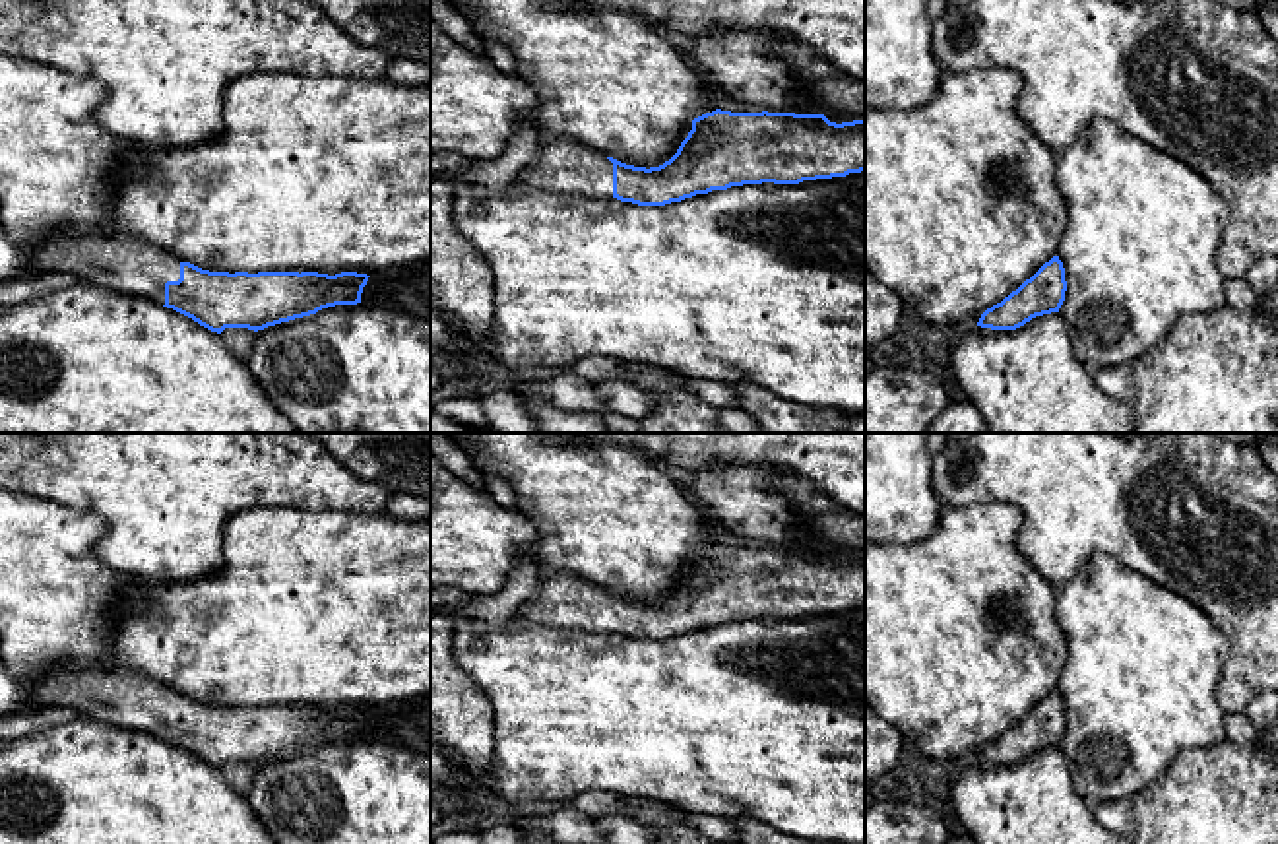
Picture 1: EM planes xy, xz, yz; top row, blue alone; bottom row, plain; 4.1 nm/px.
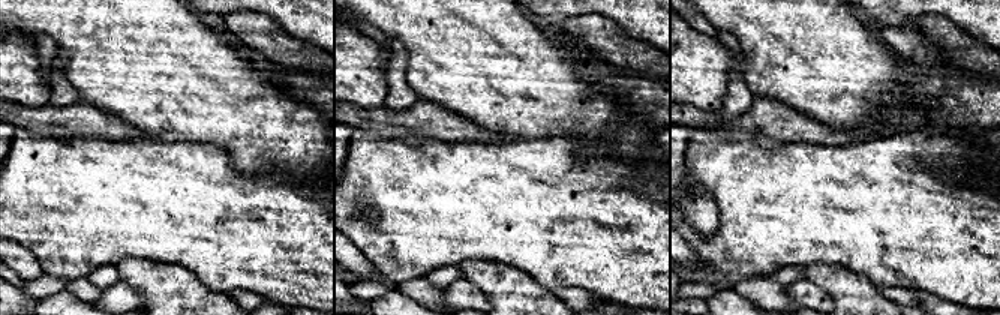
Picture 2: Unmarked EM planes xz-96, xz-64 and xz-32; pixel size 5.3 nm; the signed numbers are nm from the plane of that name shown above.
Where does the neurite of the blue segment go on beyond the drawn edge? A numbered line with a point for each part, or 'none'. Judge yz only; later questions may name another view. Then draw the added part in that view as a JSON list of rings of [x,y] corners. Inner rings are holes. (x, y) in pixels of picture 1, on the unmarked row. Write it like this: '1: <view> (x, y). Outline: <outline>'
none

